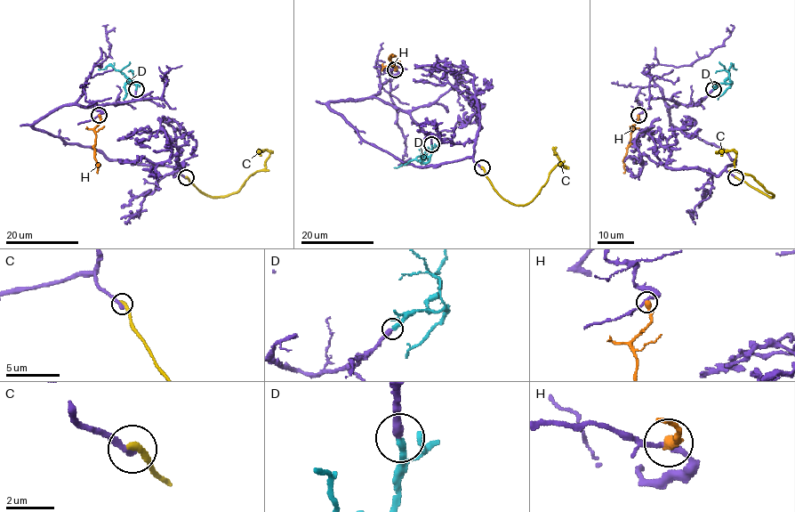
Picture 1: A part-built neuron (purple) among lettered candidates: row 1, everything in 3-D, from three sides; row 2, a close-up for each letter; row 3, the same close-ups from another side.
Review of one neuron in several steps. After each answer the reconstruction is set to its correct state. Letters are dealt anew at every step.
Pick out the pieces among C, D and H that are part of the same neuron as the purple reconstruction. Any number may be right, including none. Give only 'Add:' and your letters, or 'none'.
Add: D

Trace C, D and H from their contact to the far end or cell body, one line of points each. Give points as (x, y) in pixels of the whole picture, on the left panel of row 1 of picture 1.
C: (186, 177), (209, 196), (236, 193), (251, 175), (265, 167), (269, 152), (260, 150), (258, 153)
D: (136, 89), (135, 83), (110, 66), (98, 69)
H: (99, 115), (100, 121), (94, 128), (97, 173)

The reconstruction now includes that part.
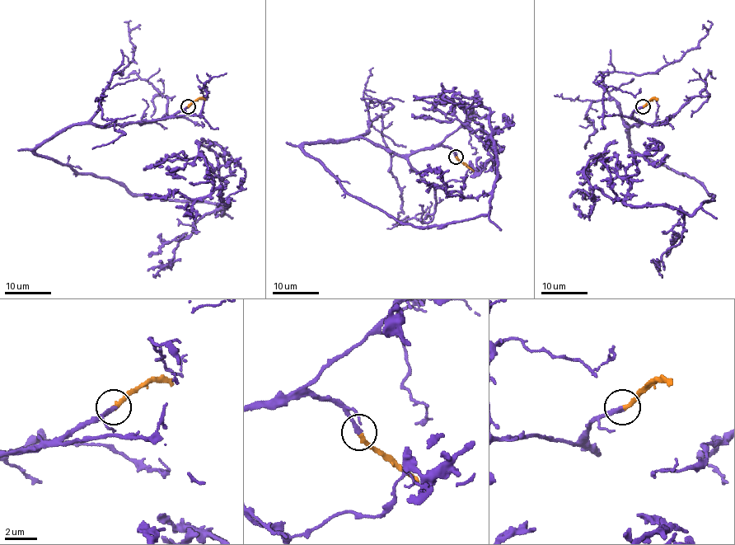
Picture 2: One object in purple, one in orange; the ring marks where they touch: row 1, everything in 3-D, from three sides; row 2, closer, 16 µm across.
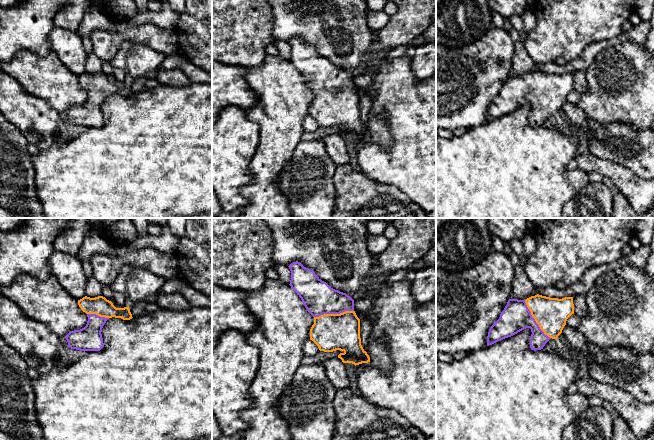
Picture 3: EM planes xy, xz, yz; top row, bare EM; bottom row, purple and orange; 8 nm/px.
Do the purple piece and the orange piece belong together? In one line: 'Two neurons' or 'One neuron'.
One neuron

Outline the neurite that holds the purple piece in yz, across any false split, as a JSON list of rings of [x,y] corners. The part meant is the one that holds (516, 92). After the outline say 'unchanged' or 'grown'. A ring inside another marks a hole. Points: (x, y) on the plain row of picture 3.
[[[537,70],[526,76],[509,75],[499,95],[489,105],[487,122],[530,104],[532,108],[530,124],[534,127],[541,126],[551,114],[558,114],[572,90],[574,90],[573,73],[558,75]]]; grown

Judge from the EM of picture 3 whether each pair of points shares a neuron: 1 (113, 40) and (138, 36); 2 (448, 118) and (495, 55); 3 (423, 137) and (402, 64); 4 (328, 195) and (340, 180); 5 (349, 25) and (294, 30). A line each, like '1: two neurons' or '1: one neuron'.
1: one neuron
2: one neuron
3: one neuron
4: two neurons
5: one neuron

